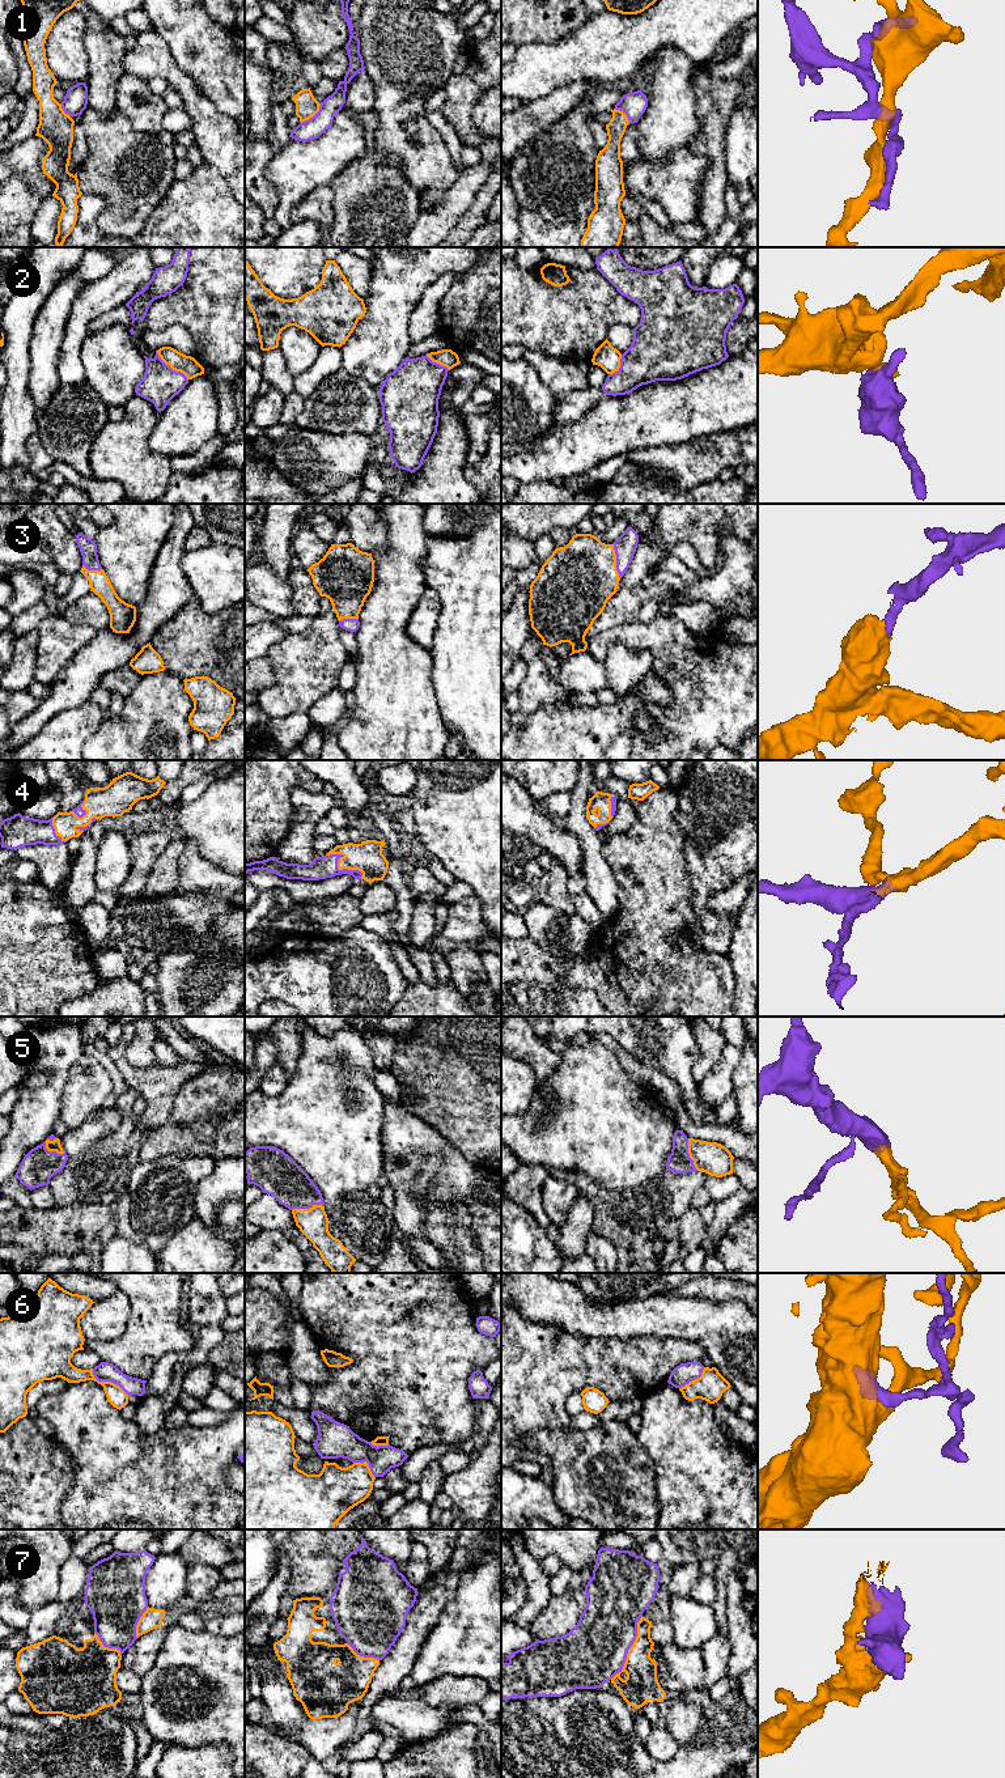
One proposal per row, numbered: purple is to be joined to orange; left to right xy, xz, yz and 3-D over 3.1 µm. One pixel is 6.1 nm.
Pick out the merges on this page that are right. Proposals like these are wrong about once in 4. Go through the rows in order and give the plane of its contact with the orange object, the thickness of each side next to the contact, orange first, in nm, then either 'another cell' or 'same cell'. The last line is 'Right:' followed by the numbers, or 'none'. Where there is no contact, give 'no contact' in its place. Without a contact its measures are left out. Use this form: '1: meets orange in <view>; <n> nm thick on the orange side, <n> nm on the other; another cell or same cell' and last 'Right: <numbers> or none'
1: meets orange in xz; 140 nm thick on the orange side, 130 nm on the other; another cell
2: meets orange in xy; 120 nm thick on the orange side, 220 nm on the other; another cell
3: meets orange in yz; 440 nm thick on the orange side, 140 nm on the other; same cell
4: meets orange in xz; 190 nm thick on the orange side, 140 nm on the other; same cell
5: meets orange in xy; 70 nm thick on the orange side, 220 nm on the other; same cell
6: meets orange in xy; 110 nm thick on the orange side, 120 nm on the other; another cell
7: meets orange in yz; 200 nm thick on the orange side, 380 nm on the other; another cell
Right: 3, 4, 5

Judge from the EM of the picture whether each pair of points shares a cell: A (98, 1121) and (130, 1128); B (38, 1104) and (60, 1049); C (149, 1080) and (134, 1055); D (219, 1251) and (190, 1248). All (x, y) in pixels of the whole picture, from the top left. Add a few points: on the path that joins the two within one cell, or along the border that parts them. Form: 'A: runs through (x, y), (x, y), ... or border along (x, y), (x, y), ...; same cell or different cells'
A: border along (124, 1117), (114, 1131), (105, 1134), (94, 1145); different cells
B: runs through (52, 1090), (56, 1083), (56, 1063); same cell
C: border along (156, 1063), (139, 1069); different cells
D: runs through (212, 1251), (196, 1251); same cell

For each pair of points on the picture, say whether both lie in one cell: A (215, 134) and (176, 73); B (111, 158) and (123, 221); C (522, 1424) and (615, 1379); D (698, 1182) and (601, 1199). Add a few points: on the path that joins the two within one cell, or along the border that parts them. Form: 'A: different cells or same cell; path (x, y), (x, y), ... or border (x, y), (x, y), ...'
A: same cell; path (207, 119), (187, 88)
B: same cell; path (115, 174), (117, 182), (123, 189), (123, 206)
C: same cell; path (546, 1400), (568, 1378), (592, 1378)
D: same cell; path (674, 1191), (658, 1201), (624, 1201)

